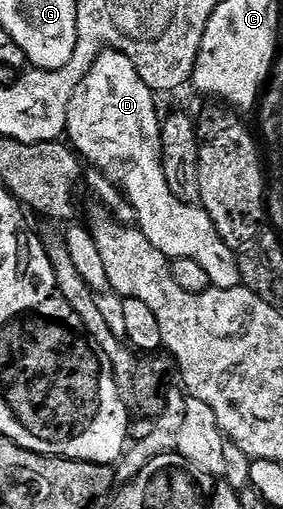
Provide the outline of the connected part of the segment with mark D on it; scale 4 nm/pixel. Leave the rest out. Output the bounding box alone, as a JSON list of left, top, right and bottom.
[66,50,241,288]

